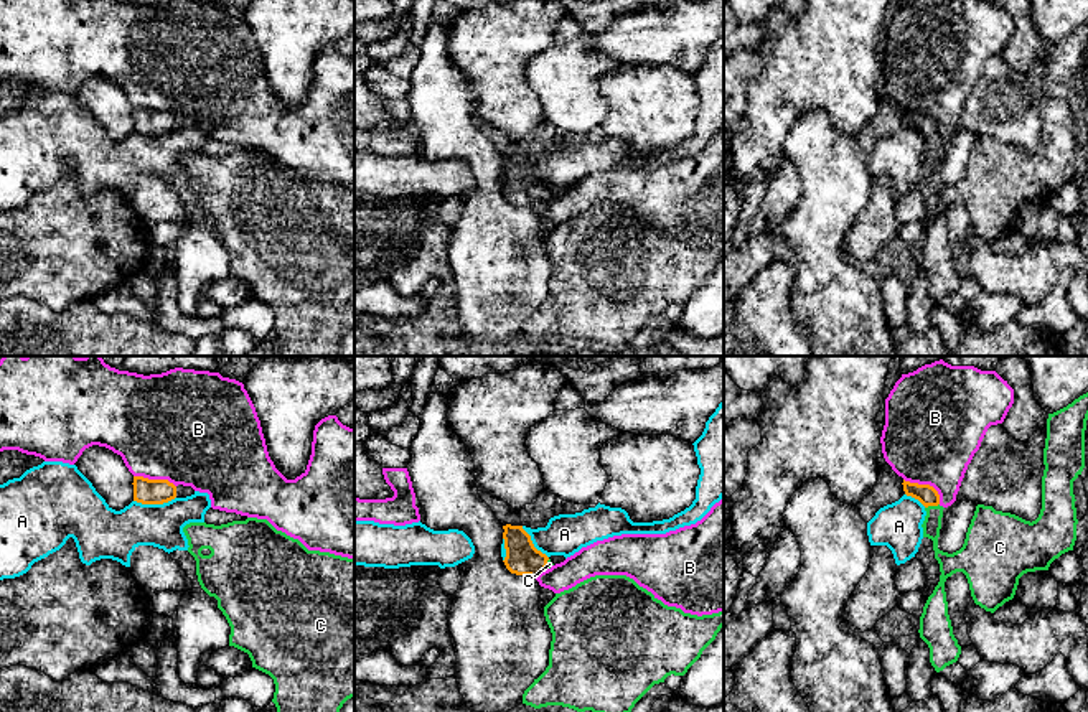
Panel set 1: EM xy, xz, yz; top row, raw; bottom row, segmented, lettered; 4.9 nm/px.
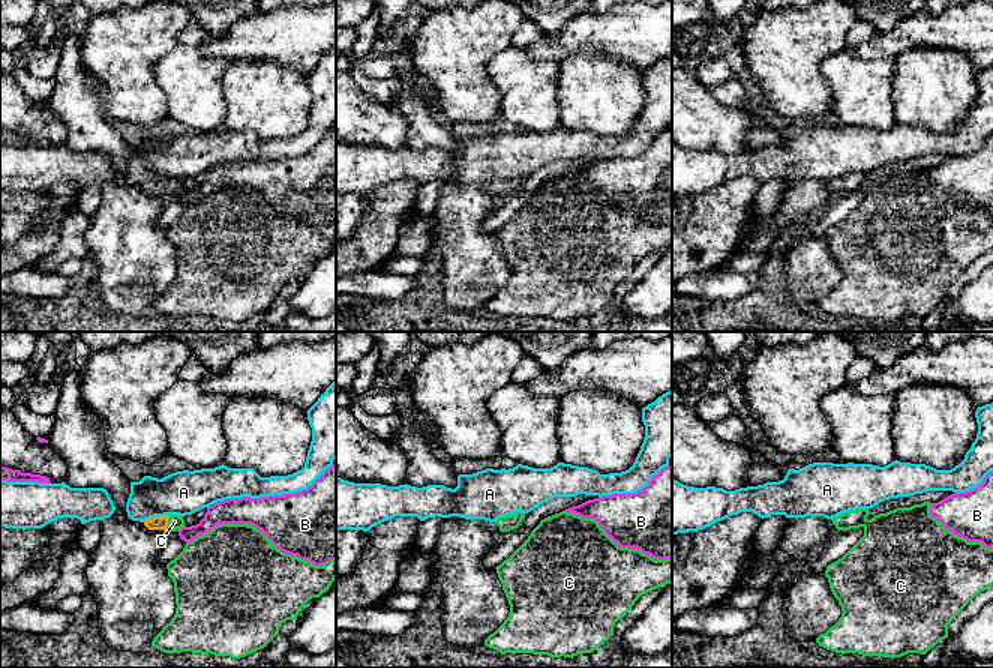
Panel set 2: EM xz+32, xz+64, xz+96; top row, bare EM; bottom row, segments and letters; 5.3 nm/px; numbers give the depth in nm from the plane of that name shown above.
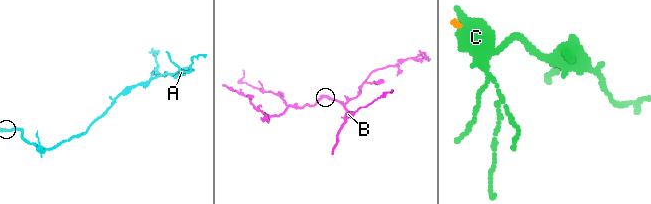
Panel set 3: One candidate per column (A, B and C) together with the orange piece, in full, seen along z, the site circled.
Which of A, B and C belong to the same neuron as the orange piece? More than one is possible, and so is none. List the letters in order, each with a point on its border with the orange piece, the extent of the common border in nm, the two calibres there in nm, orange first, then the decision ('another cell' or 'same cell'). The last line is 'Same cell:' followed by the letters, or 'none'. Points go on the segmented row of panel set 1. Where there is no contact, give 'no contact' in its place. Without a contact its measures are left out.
A: meets orange in xy at (154, 503); contact 200 nm long; 130 nm thick on the orange side, 240 nm on the other; another cell
B: meets orange in yz at (927, 485); contact 220 nm long; 100 nm thick on the orange side, 460 nm on the other; another cell
C: meets orange in yz at (932, 505); contact 80 nm long; 100 nm thick on the orange side, 90 nm on the other; same cell
Same cell: C

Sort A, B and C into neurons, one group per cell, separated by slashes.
A / B / C

